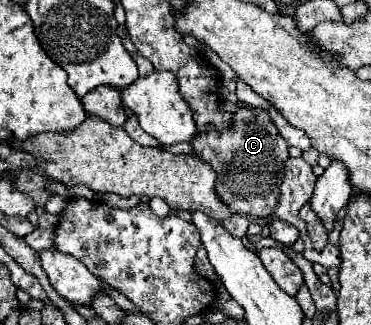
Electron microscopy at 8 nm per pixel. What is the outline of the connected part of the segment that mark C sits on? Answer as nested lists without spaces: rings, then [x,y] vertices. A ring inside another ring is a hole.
[[[241,108],[233,114],[231,128],[205,130],[191,140],[195,154],[209,162],[217,172],[217,194],[235,214],[249,214],[257,218],[269,216],[279,200],[279,184],[283,162],[289,158],[287,140],[279,136],[269,114],[261,108]]]

